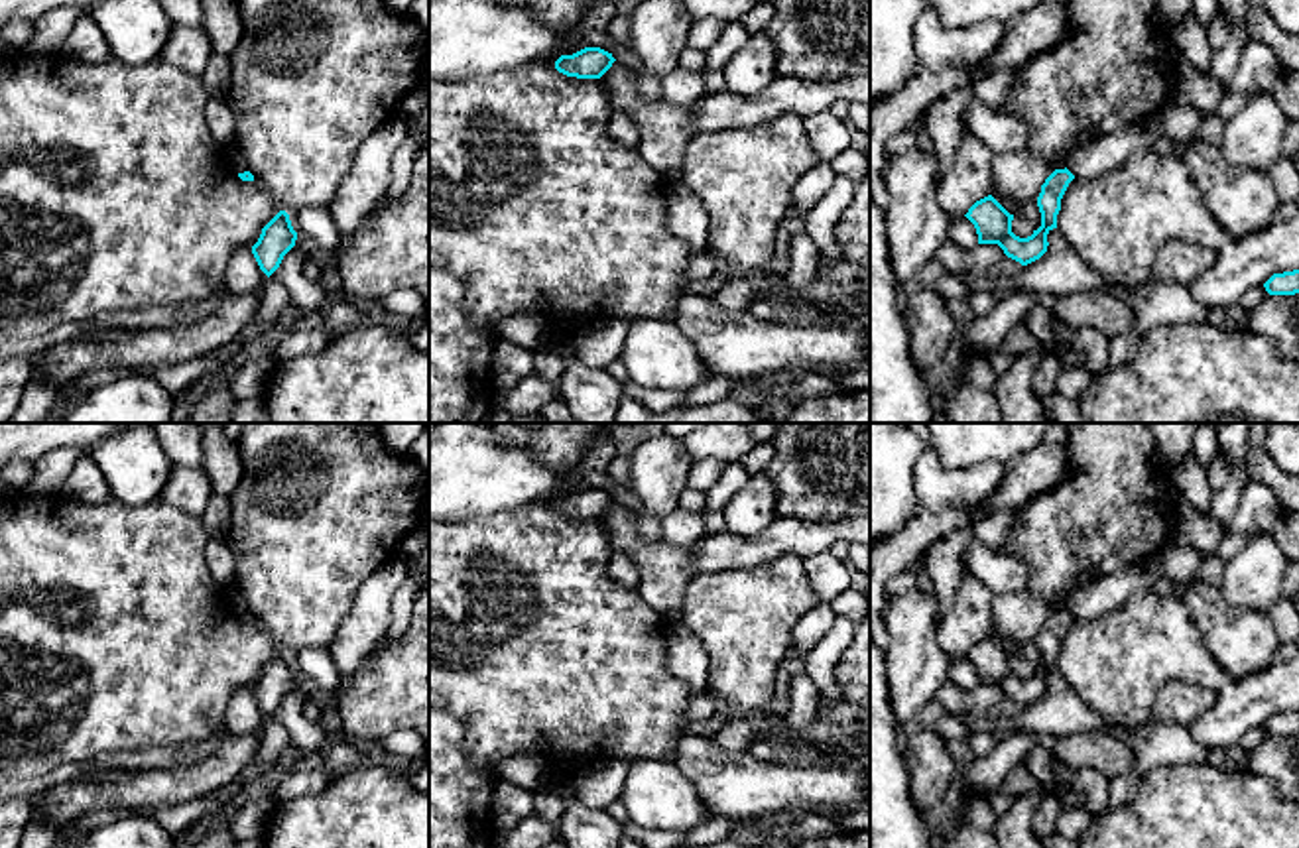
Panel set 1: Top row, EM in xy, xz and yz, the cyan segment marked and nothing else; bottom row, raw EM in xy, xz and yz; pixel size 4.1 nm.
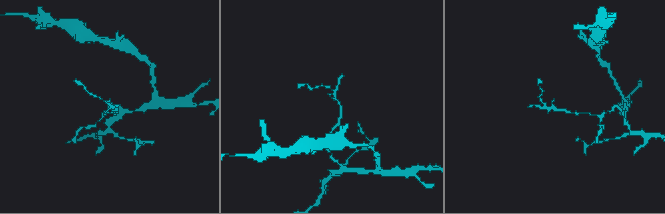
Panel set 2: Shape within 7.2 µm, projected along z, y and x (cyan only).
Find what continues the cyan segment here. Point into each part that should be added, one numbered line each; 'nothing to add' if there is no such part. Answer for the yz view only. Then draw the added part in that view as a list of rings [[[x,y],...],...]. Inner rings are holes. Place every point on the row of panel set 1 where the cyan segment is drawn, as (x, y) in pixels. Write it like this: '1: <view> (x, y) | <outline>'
nothing to add

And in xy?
nothing to add

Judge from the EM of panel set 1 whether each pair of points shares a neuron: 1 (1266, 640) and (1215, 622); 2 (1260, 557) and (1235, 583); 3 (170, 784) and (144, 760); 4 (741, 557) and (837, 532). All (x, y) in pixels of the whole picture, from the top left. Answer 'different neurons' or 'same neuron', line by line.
1: same neuron
2: same neuron
3: different neurons
4: same neuron

